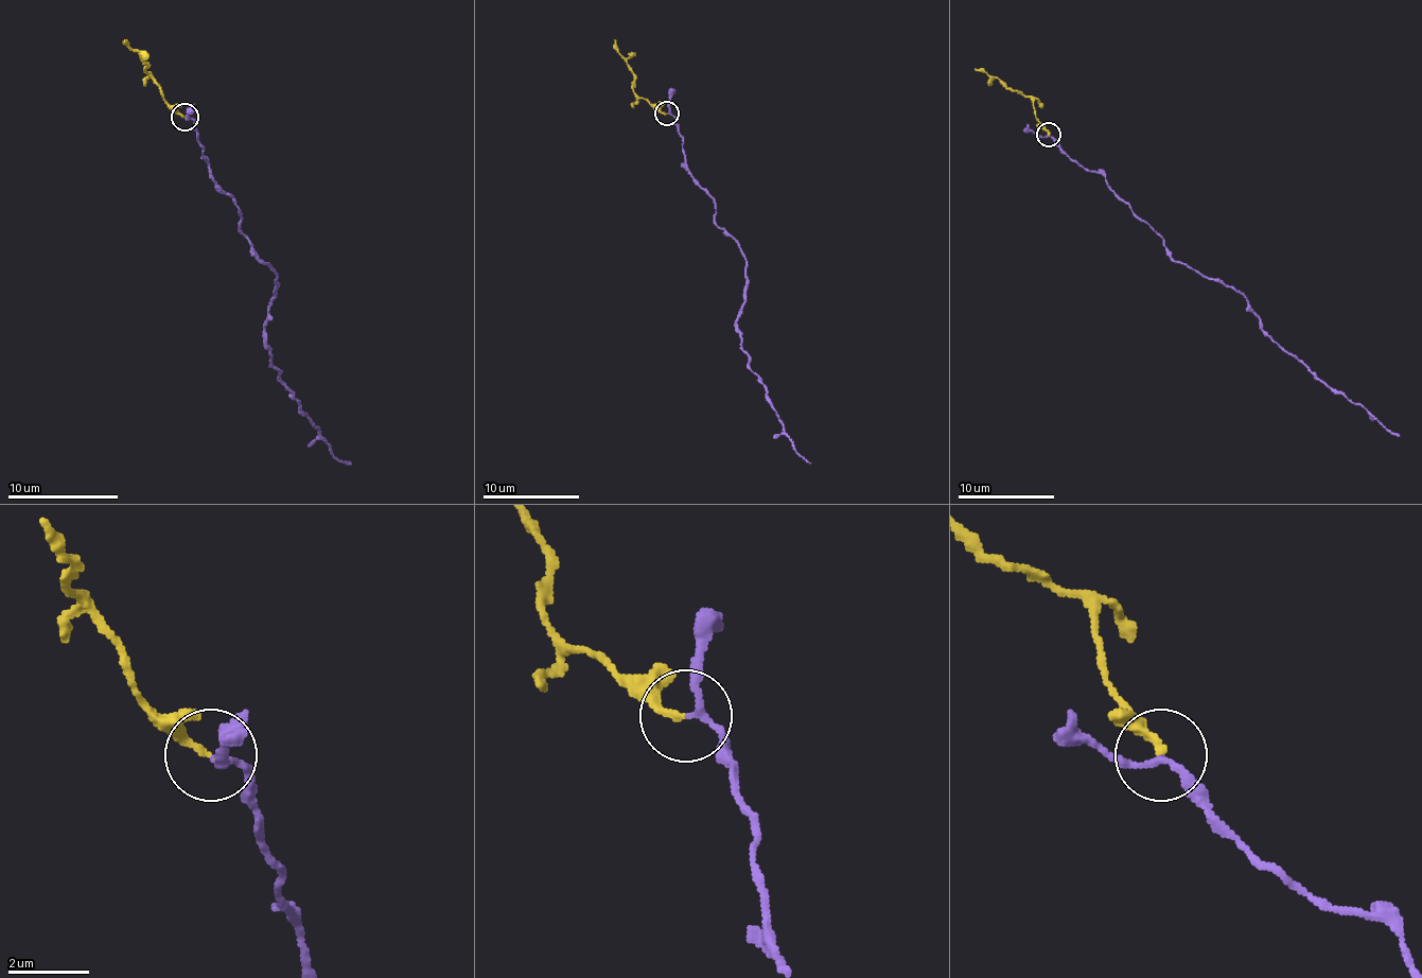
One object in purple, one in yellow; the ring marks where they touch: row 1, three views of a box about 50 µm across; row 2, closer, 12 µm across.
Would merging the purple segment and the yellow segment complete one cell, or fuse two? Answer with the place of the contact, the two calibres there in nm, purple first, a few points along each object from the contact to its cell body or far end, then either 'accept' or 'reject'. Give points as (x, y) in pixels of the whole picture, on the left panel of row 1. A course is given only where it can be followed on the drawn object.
(185, 117) | 130/170 nm | purple via (183, 116), (209, 177), (239, 208), (239, 232), (276, 272), (264, 335), (278, 380), (350, 464) | yellow via (183, 116), (164, 99), (147, 74), (144, 60), (125, 40) | accept

